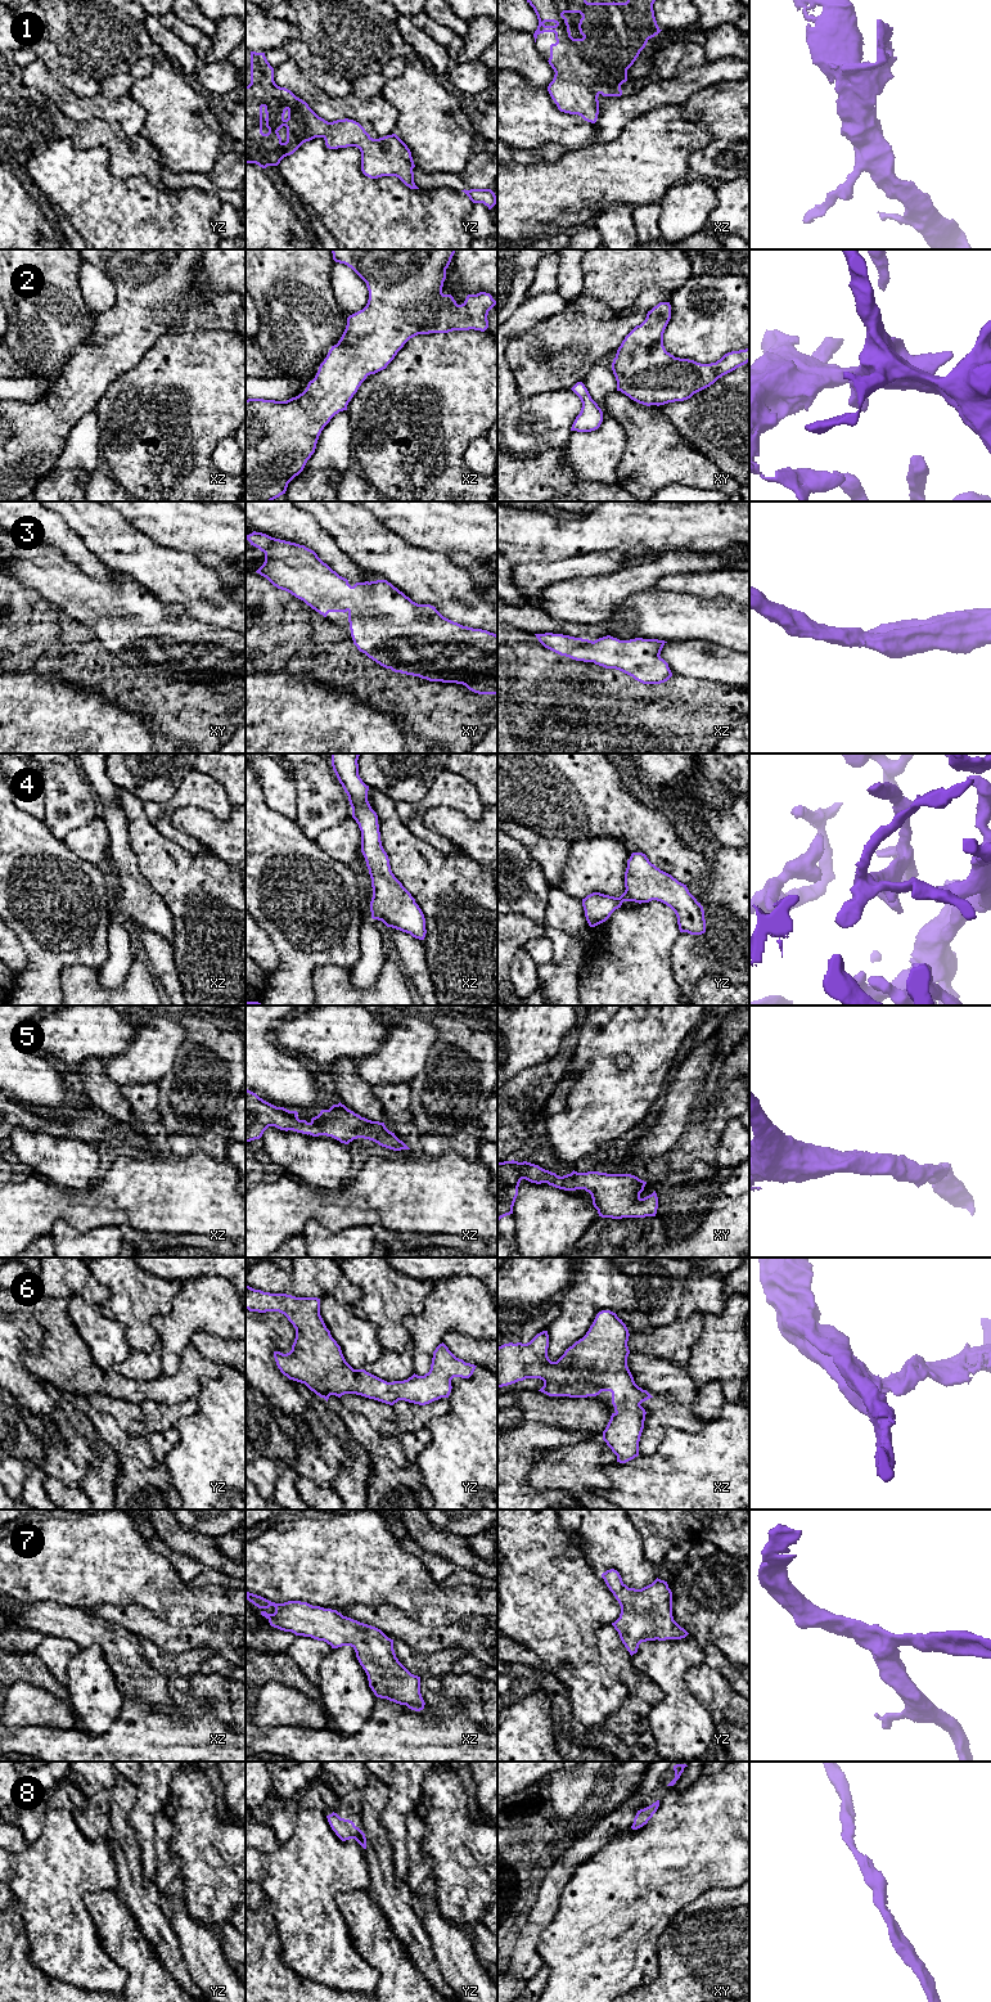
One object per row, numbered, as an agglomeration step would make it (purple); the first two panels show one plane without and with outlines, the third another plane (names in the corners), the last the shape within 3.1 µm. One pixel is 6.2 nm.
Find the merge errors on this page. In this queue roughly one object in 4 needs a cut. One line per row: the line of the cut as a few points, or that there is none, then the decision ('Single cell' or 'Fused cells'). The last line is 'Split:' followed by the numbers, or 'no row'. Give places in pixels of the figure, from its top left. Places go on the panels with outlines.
1: No split. Single cell
2: No split. Single cell
3: No split. Single cell
4: No split. Single cell
5: No split. Single cell
6: No split. Single cell
7: No split. Single cell
8: No split. Single cell
Split: no row

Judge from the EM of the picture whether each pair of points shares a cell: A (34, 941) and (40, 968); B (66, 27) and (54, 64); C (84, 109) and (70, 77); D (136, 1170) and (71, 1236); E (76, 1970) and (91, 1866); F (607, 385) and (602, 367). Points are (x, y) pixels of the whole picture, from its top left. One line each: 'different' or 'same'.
A: same
B: different
C: different
D: different
E: same
F: same

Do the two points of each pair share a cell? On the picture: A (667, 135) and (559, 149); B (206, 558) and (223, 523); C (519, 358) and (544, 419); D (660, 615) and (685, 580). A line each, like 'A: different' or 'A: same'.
A: different
B: different
C: different
D: different

